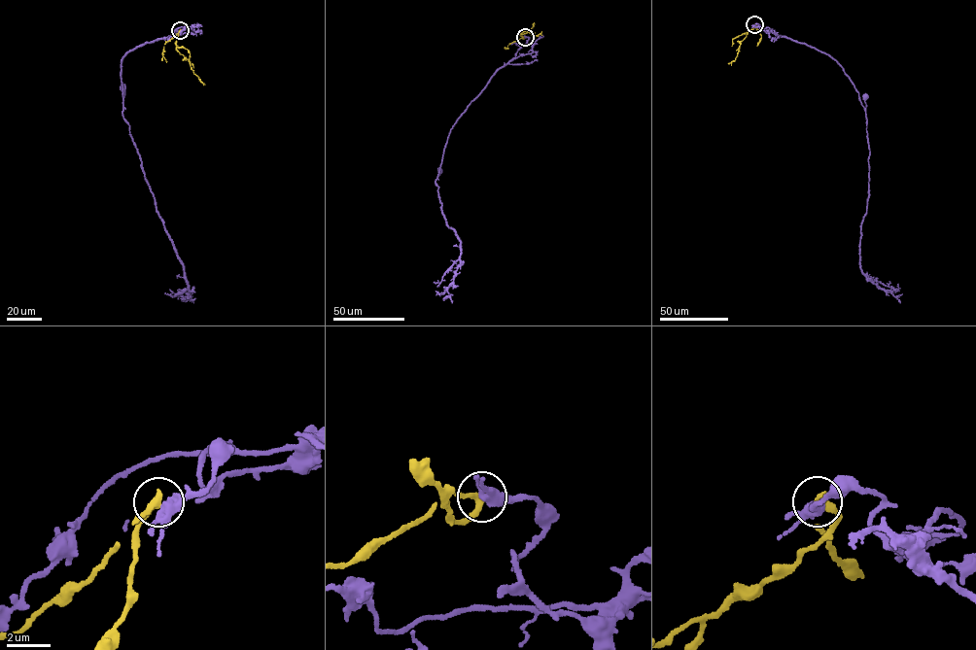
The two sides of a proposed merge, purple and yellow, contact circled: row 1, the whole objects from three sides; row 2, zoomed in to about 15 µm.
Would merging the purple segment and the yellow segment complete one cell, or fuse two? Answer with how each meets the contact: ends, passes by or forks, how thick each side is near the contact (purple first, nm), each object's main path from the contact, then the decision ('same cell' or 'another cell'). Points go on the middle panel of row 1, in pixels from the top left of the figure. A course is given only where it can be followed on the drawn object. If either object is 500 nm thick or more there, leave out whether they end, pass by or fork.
purple forks | yellow passes by | 360/320 nm | purple via (525, 37), (533, 51), (501, 67), (460, 116), (449, 133), (439, 171) | yellow via (525, 37), (523, 38), (520, 34), (529, 32), (537, 36), (541, 31) | another cell

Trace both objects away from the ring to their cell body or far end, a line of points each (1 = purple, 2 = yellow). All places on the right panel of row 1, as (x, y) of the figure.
1: (754, 24), (766, 32), (770, 31), (827, 54), (843, 68), (865, 110), (865, 96)
2: (754, 24), (741, 42), (735, 59), (728, 64)

